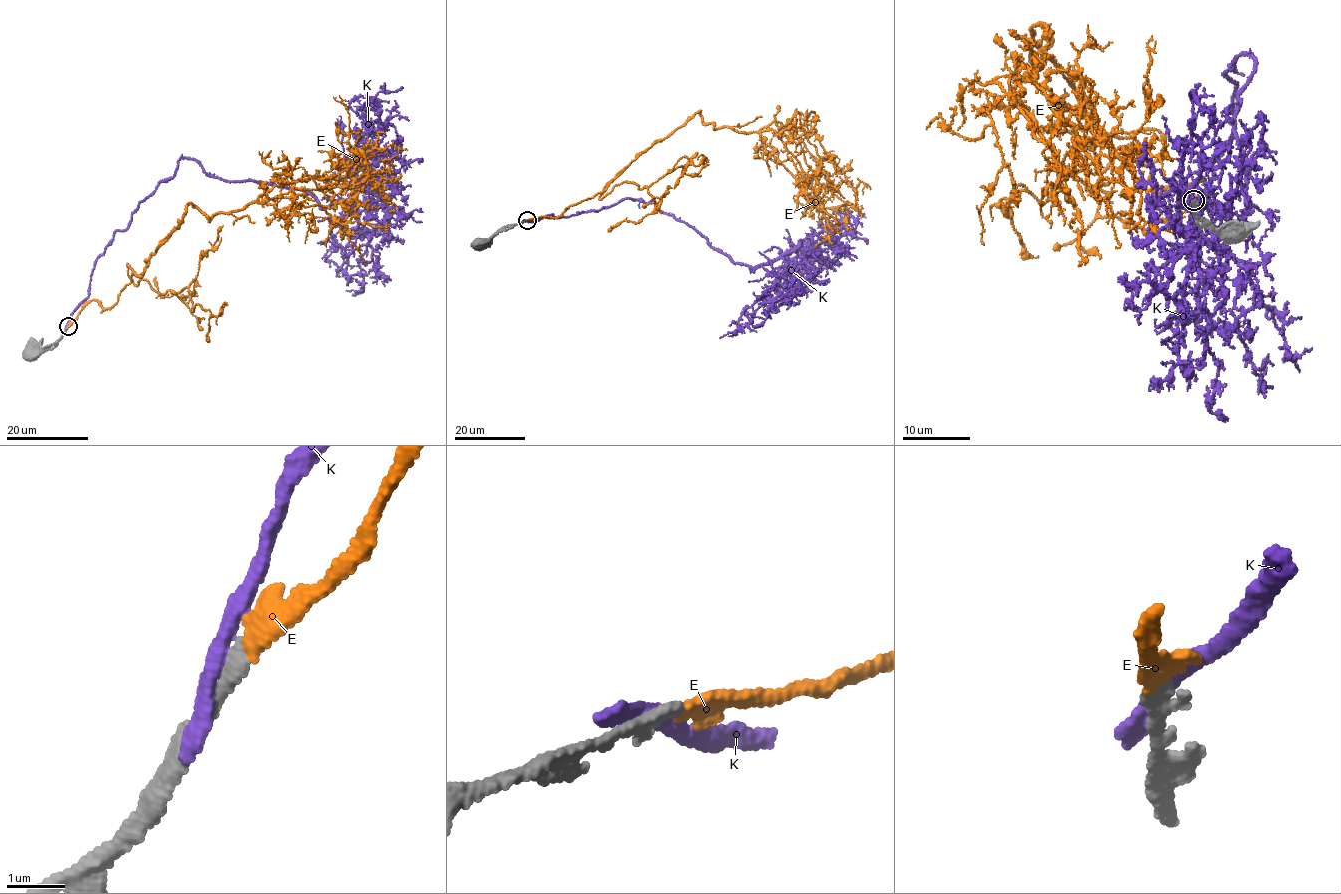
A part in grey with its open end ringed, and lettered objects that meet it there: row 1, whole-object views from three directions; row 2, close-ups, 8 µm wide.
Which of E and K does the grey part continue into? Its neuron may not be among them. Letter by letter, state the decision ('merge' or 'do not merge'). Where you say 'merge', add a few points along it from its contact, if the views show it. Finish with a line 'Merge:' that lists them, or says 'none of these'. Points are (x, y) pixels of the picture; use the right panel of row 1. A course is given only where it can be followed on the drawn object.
E: merge; course (1193, 200), (1093, 123), (1046, 26), (1032, 77), (1121, 160), (1151, 35)
K: do not merge
Merge: E

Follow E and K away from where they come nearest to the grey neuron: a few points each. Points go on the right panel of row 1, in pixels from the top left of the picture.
E: (1193, 200), (1093, 123), (1046, 26), (1032, 77), (1121, 160), (1151, 35)
K: (1192, 203), (1251, 55), (1248, 205), (1218, 247), (1180, 224), (1207, 195), (1182, 184), (1190, 91), (1209, 114)

